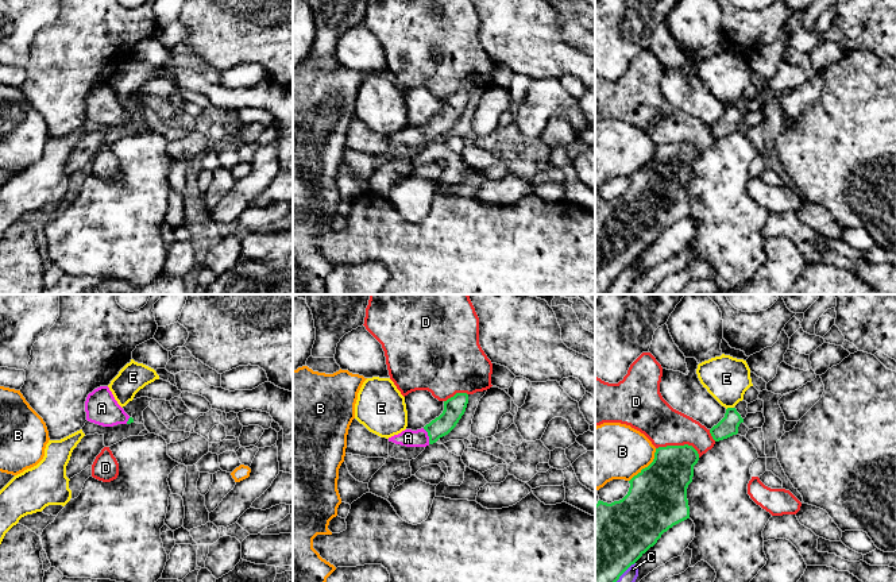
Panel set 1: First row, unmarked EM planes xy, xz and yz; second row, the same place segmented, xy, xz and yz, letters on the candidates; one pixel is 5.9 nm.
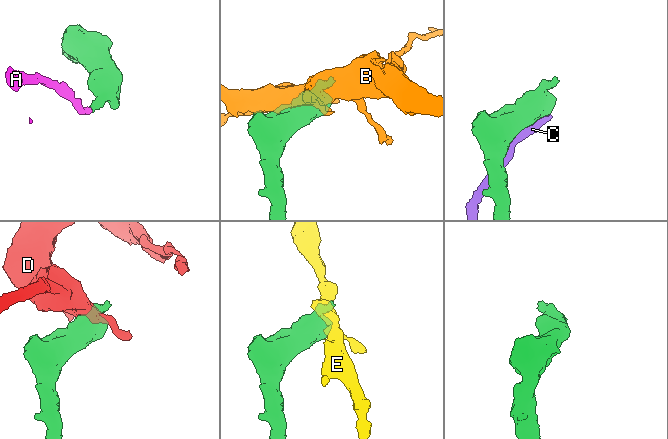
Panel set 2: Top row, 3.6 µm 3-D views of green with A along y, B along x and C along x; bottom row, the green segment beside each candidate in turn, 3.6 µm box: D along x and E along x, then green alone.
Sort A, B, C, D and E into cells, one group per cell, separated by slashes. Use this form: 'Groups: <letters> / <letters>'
Groups: A / B / C / D / E

